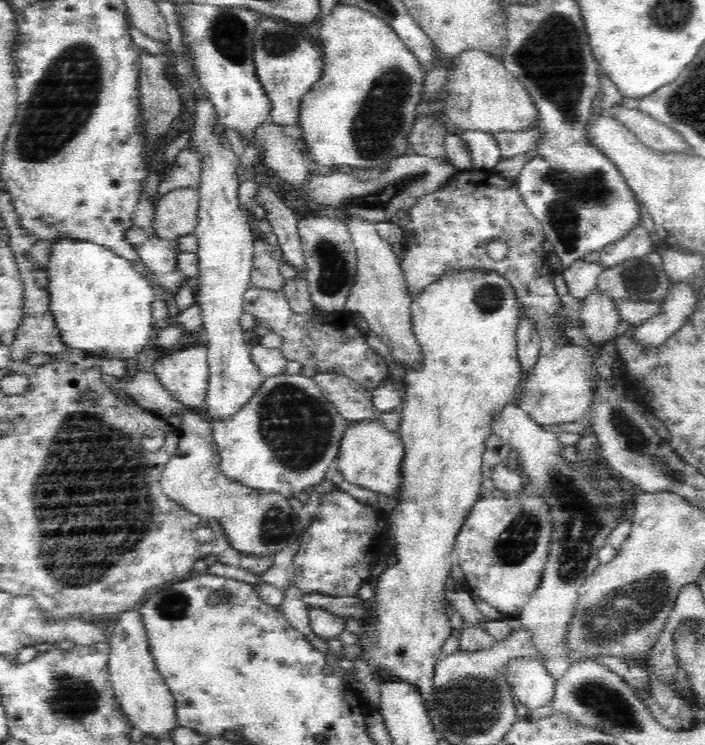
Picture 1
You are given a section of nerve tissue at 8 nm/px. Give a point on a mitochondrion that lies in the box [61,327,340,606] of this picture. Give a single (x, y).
(298, 427)

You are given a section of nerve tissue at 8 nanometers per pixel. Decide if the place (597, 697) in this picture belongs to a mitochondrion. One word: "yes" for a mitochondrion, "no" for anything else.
yes

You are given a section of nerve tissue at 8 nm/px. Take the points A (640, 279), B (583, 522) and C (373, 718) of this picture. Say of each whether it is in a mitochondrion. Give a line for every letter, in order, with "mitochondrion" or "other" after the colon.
A: mitochondrion
B: mitochondrion
C: other

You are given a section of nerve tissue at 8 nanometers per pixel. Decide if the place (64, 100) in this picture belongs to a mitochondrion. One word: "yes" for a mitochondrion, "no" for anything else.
yes

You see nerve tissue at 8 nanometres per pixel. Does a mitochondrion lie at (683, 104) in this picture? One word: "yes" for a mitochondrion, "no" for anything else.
yes

